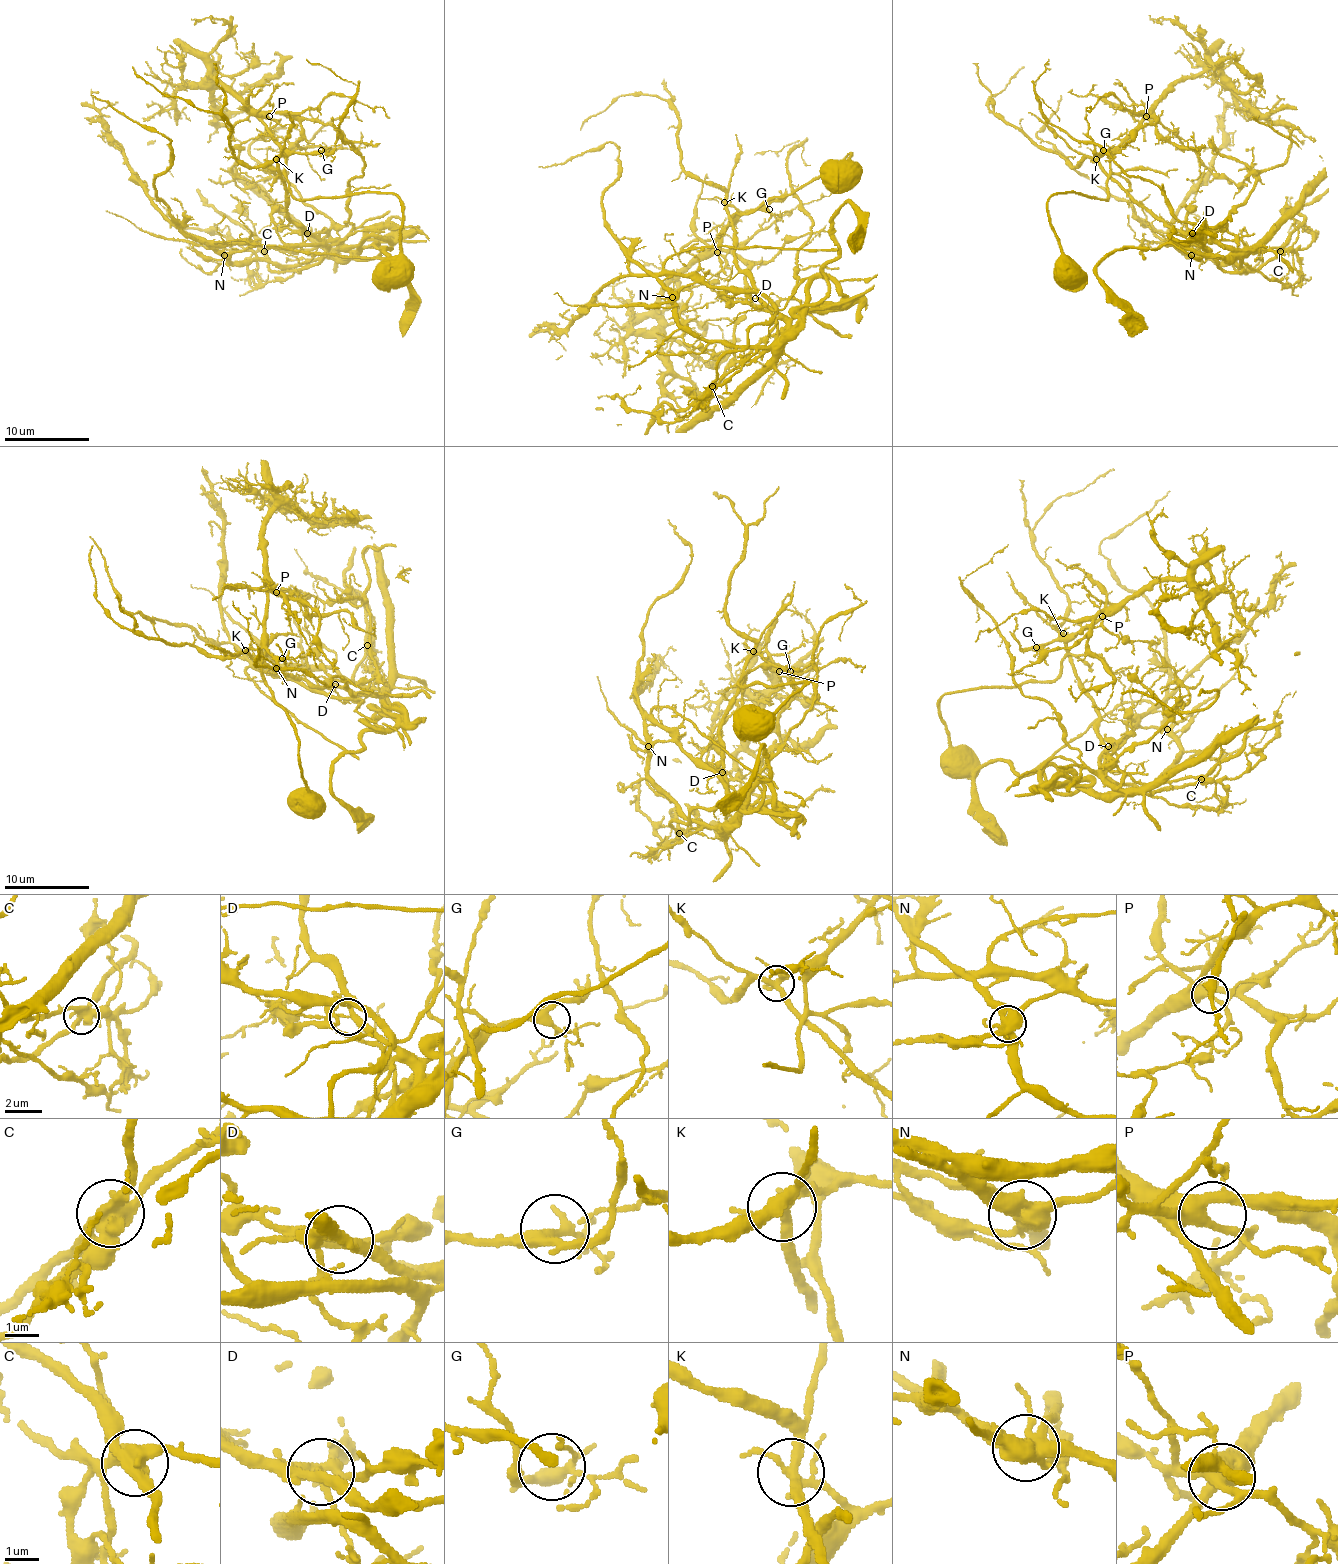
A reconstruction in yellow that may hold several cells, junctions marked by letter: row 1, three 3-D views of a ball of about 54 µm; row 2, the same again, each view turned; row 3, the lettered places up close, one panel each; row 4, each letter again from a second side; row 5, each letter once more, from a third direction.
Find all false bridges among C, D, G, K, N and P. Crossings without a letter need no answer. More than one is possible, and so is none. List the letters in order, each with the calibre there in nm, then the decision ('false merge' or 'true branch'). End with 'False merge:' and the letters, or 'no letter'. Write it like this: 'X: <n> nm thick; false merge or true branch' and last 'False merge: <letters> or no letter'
C: 480 nm thick; false merge
D: 240 nm thick; false merge
G: 360 nm thick; true branch
K: 280 nm thick; false merge
N: 550 nm thick; false merge
P: 380 nm thick; true branch
False merge: C, D, K, N

